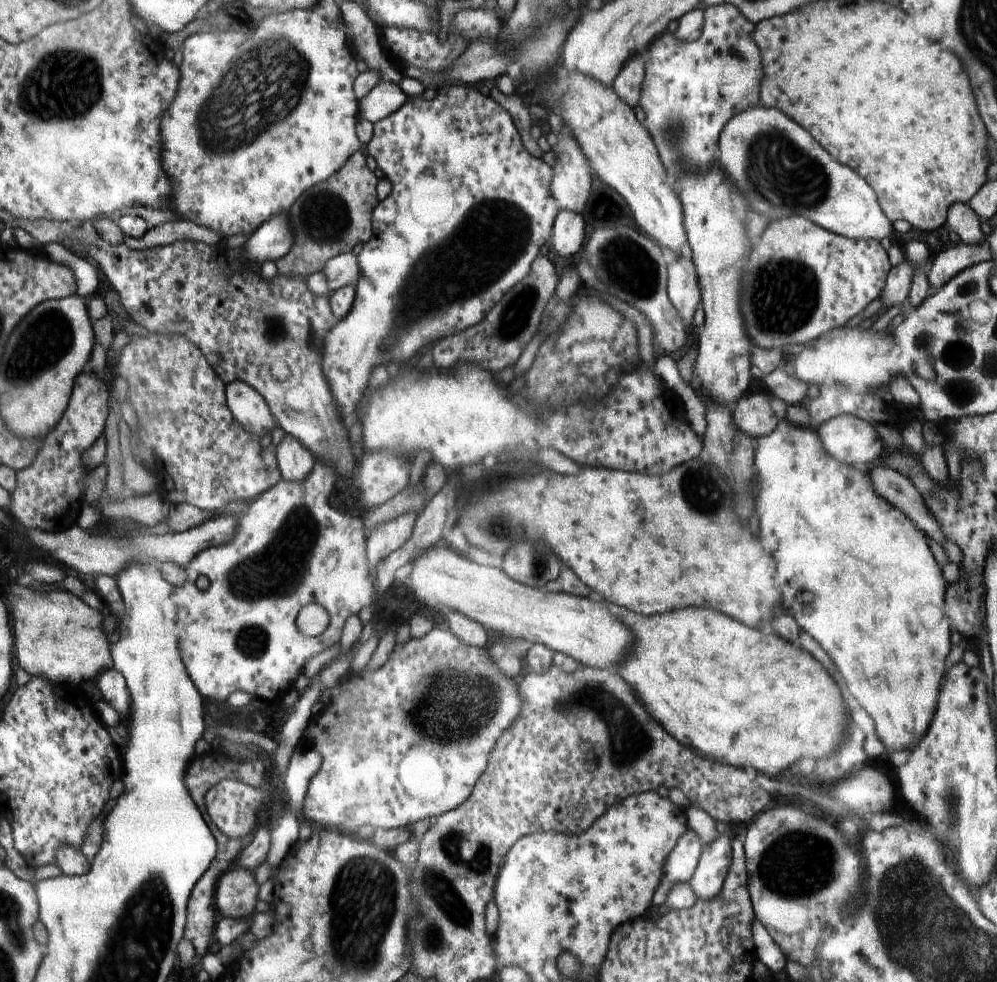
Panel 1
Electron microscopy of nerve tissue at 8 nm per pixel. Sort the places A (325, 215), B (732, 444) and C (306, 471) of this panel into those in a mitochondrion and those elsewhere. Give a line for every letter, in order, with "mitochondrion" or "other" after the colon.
A: mitochondrion
B: mitochondrion
C: other

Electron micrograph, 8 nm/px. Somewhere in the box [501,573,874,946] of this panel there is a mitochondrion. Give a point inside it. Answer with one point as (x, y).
(797, 866)

